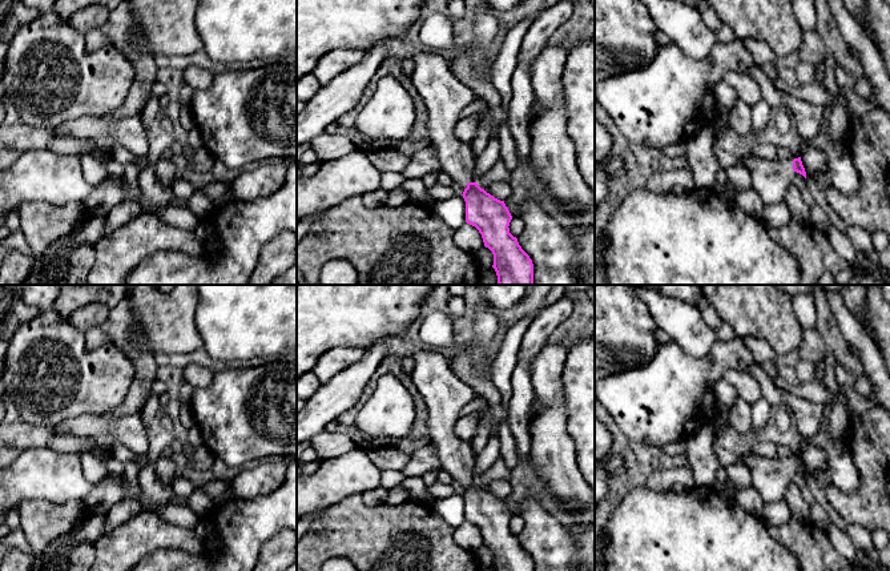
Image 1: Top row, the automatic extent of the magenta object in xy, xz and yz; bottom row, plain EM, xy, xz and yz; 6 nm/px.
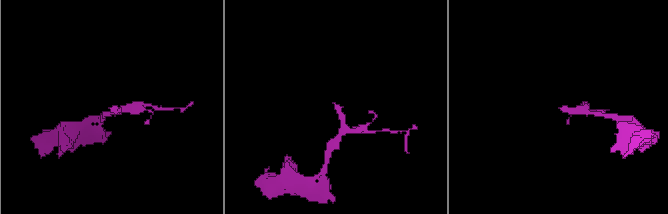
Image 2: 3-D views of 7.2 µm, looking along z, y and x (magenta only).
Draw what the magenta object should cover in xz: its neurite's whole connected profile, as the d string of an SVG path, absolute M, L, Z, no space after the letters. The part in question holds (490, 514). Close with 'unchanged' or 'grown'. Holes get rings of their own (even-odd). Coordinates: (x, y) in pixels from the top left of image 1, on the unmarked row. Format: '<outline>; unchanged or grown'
M416 351L412 357L414 385L428 411L430 445L442 470L464 487L466 520L479 528L484 544L492 550L496 571L533 571L532 558L510 531L512 514L508 506L475 480L476 453L455 433L459 413L475 399L475 391L454 374L442 354Z; grown

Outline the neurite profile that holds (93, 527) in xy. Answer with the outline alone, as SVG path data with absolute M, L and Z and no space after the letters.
M92 512L80 528L71 532L71 543L74 546L98 539L105 532L106 516L105 514Z

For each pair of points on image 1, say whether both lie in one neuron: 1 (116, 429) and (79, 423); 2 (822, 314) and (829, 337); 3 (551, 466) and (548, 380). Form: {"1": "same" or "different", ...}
{"1": "same", "2": "same", "3": "same"}

